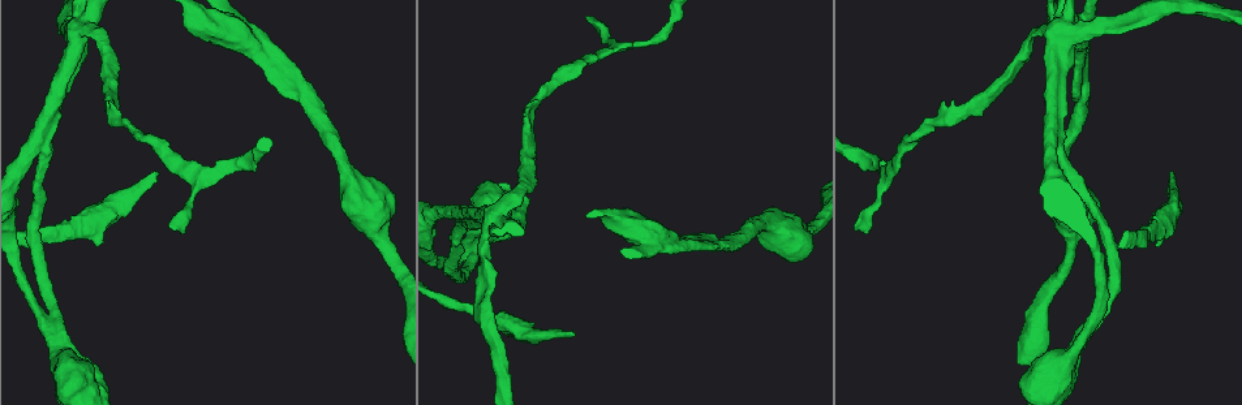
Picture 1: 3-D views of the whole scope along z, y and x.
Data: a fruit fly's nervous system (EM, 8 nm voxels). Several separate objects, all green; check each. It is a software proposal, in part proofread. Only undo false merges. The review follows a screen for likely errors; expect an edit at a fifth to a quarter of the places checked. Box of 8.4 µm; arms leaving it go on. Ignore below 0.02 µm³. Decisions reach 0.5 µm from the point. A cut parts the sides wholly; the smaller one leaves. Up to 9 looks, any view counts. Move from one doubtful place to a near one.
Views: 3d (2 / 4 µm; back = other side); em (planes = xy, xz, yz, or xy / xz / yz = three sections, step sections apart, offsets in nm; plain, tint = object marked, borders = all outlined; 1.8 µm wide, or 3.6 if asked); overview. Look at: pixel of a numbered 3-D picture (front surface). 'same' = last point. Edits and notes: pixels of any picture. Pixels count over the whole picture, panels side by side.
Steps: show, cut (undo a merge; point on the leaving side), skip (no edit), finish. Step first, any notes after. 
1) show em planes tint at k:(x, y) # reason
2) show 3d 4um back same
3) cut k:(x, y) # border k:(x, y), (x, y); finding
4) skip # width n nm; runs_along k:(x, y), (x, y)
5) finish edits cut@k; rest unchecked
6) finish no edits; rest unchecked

show em xz step 16 tint at 1:(540, 337) # sudden change in width

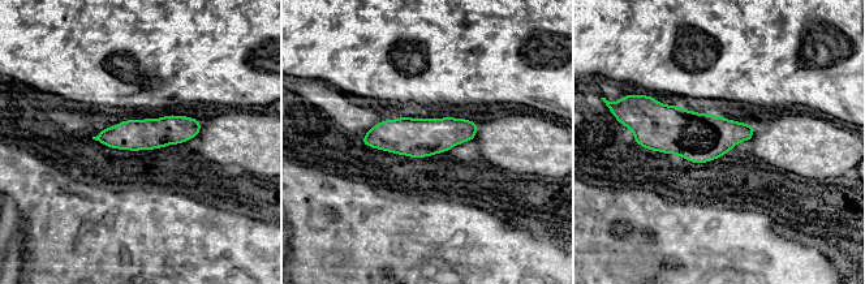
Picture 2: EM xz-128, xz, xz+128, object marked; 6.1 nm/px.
skip # runs_along 2:(474, 125), (429, 137), (366, 140); all the same neuron

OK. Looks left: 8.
show em 3.6um yz step 16 tint at 1:(677, 243) # calibre changes

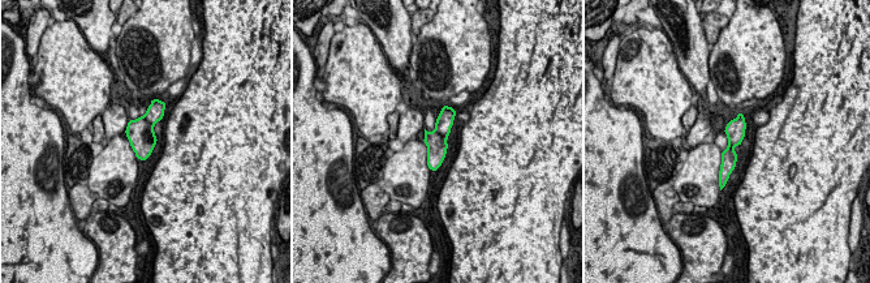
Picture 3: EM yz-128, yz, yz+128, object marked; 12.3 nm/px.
cut 3:(141, 134) # a second neuron is stuck on

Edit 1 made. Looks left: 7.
show overview

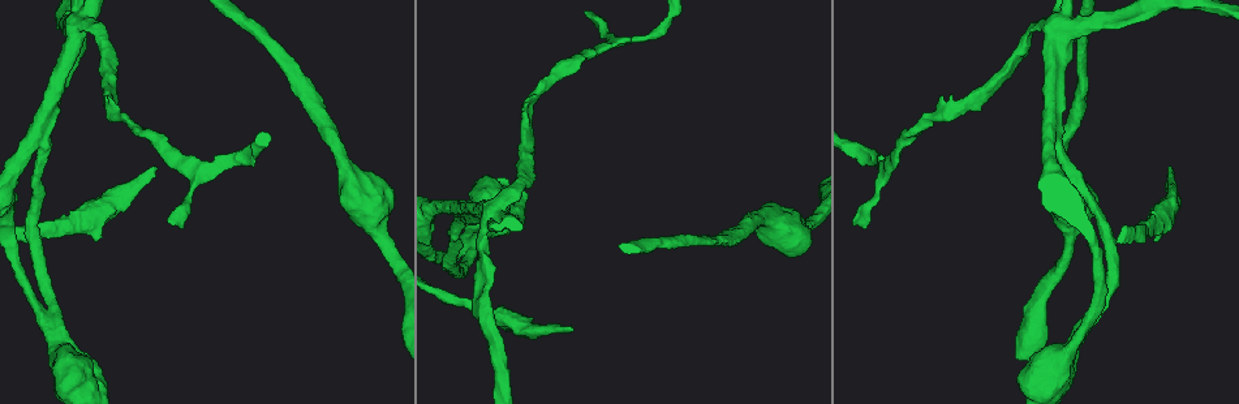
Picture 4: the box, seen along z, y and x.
show 3d 4um back at 4:(1089, 320) # two arms at a narrow angle

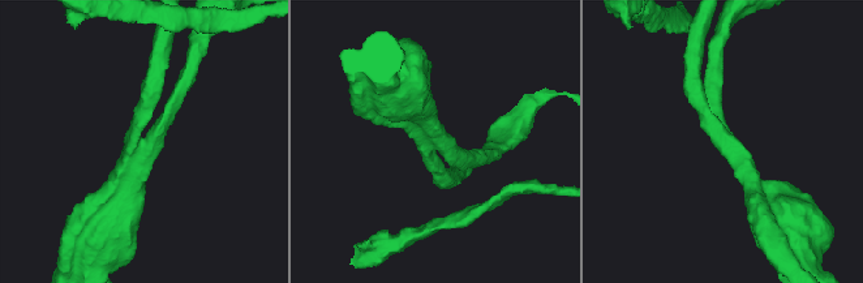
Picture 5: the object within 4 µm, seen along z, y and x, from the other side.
show em planes tint at 5:(428, 141) # arms 3; arm_widths 190, 220, 360 nm

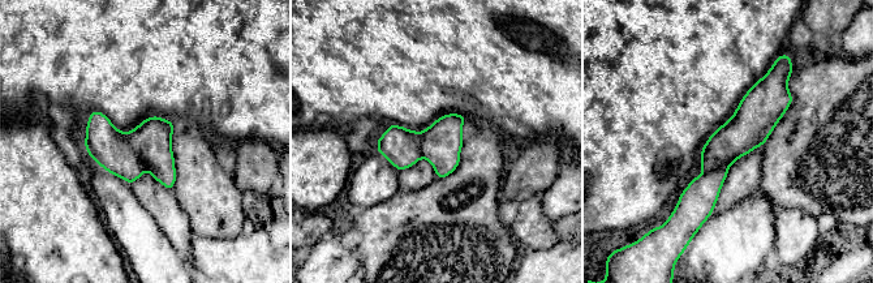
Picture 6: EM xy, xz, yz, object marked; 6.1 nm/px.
cut 6:(151, 140) # border 6:(127, 133), (132, 149), (146, 168); two neurons meet here

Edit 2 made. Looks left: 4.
finish edits cut@3, cut@6; rest unchecked

